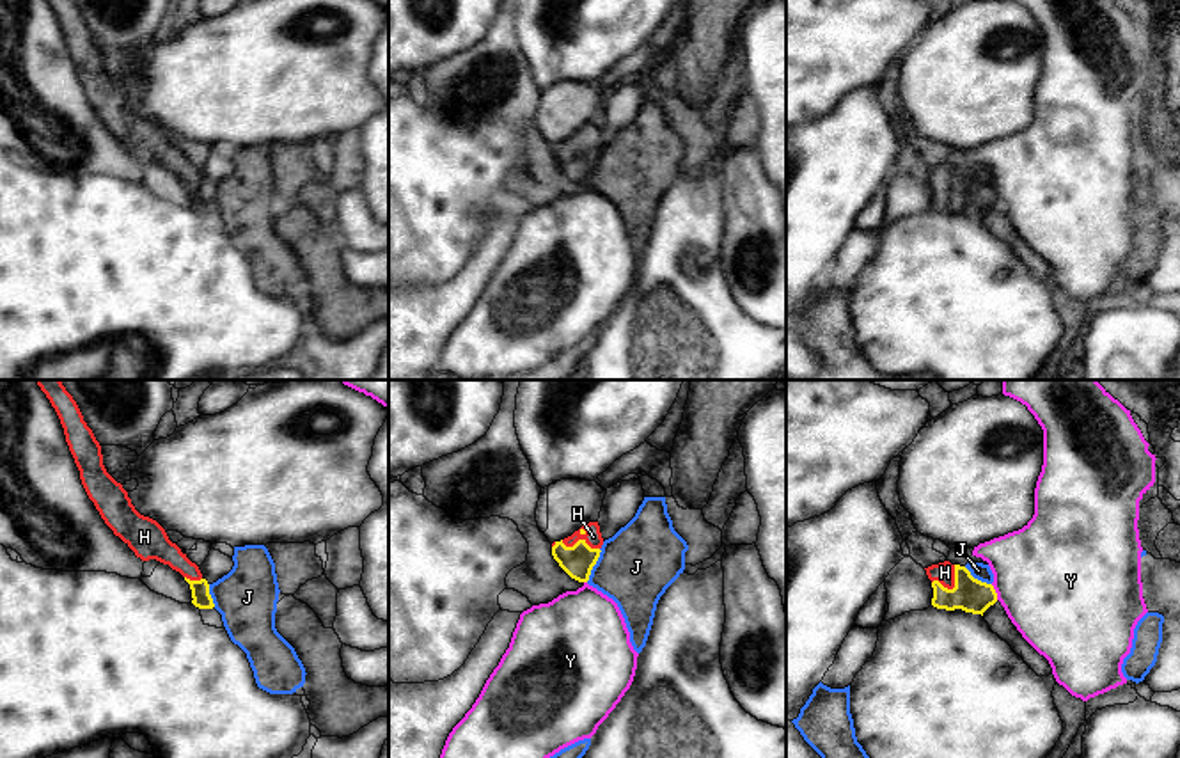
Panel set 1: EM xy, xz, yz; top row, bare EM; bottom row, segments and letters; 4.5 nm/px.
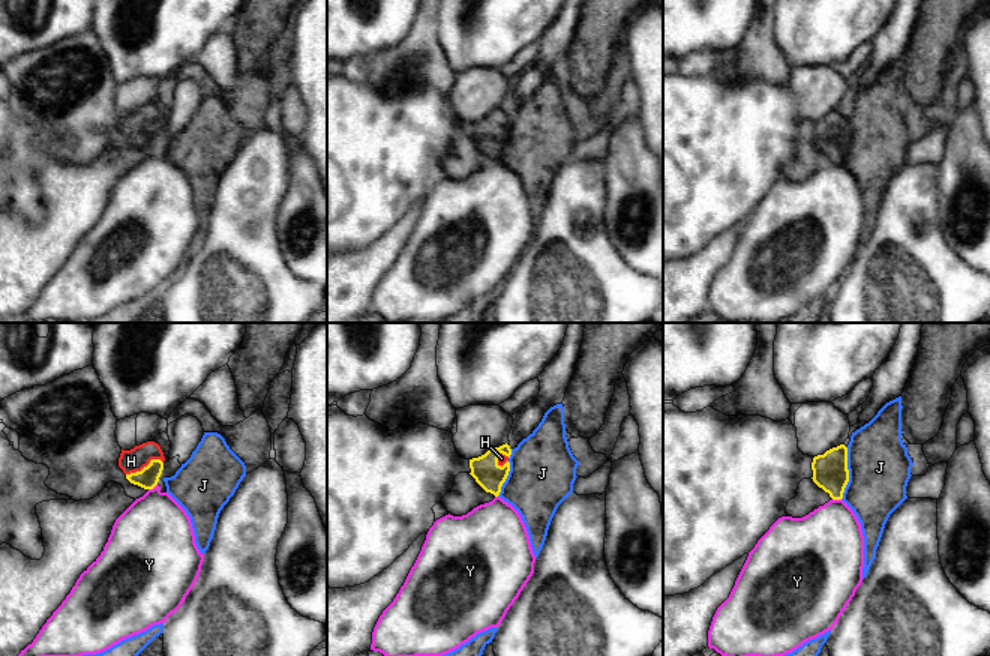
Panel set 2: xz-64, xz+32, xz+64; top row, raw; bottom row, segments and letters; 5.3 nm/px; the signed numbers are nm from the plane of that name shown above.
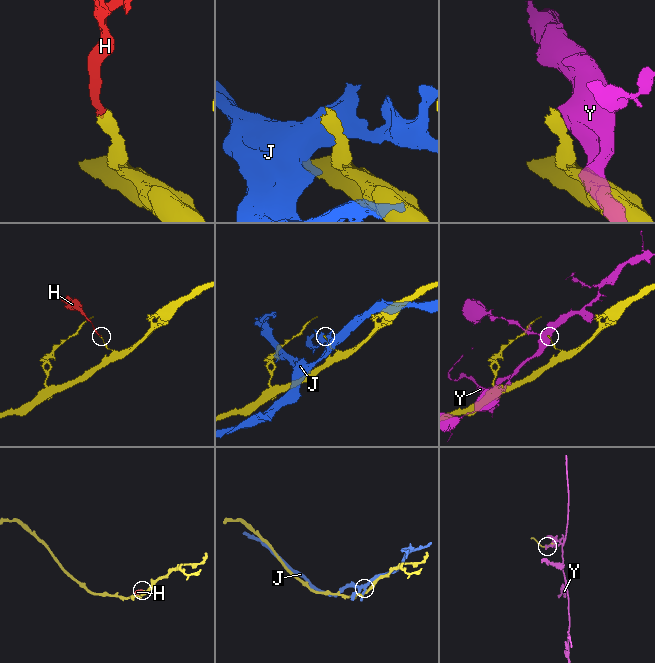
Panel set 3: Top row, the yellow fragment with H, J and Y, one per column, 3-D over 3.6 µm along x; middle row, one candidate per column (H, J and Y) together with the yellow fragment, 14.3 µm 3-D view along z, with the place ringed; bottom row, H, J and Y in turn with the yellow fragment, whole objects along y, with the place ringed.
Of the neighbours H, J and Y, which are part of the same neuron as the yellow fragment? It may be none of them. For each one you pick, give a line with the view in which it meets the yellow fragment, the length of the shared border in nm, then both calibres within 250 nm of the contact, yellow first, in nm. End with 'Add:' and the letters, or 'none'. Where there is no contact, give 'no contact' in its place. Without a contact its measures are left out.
H: yz | 140 nm | 160/100 nm
Add: H

